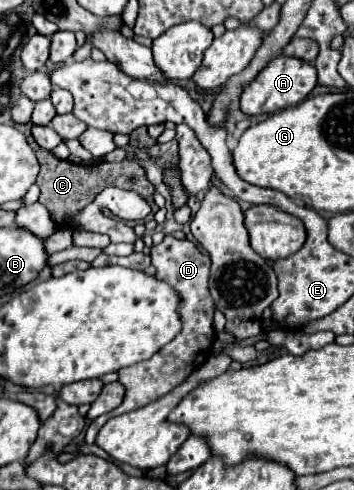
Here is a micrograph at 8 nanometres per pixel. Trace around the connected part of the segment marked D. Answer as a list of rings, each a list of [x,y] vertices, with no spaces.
[[[165,235],[163,243],[153,245],[153,249],[151,249],[151,263],[157,267],[157,279],[167,281],[181,295],[179,313],[181,313],[183,329],[171,343],[167,343],[149,361],[141,361],[137,365],[119,369],[119,383],[125,387],[125,399],[117,409],[113,409],[113,411],[97,417],[95,421],[91,421],[91,425],[87,427],[87,435],[85,435],[85,441],[89,445],[95,443],[95,437],[99,433],[99,429],[107,423],[107,419],[129,413],[133,409],[139,409],[139,407],[155,401],[157,397],[165,395],[175,385],[179,385],[189,373],[199,369],[207,361],[207,357],[211,355],[211,345],[215,341],[215,331],[213,331],[215,303],[211,301],[211,295],[209,295],[209,275],[211,275],[209,265],[211,265],[211,261],[209,261],[207,253],[203,253],[189,239],[179,241],[171,235]]]

